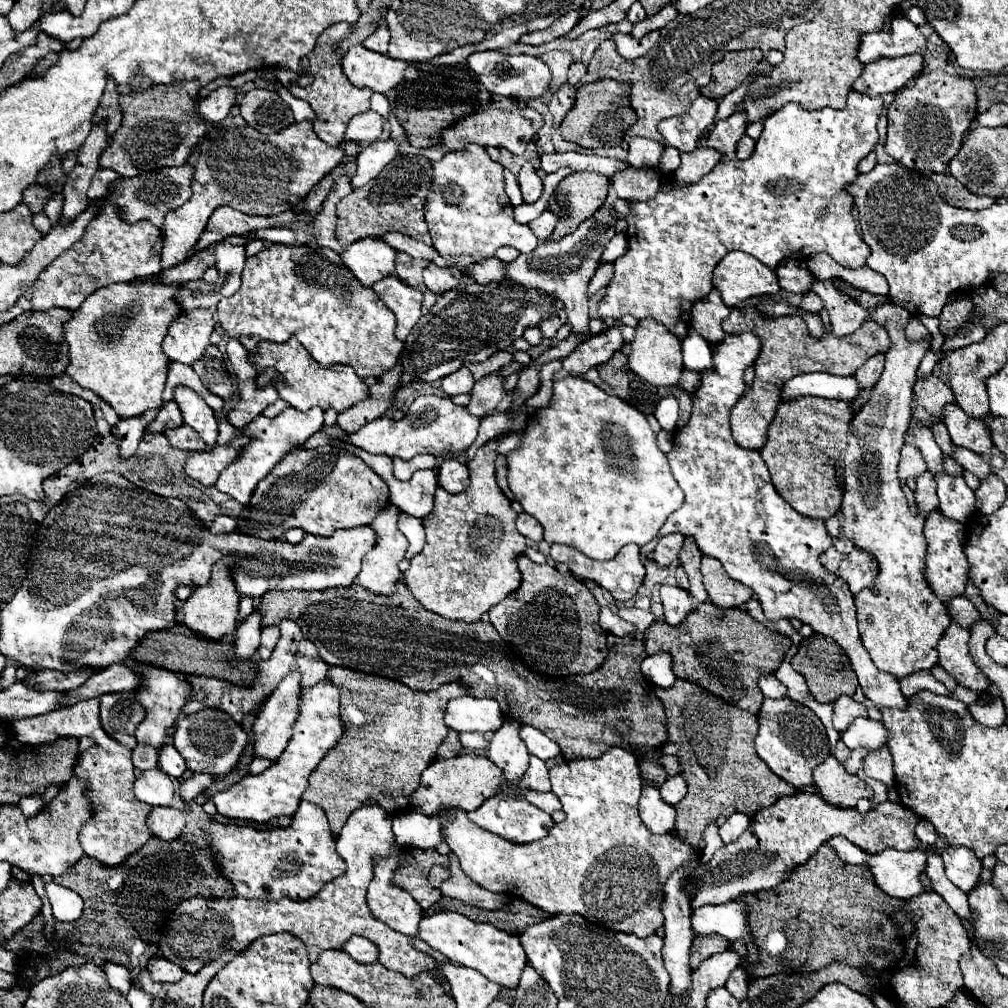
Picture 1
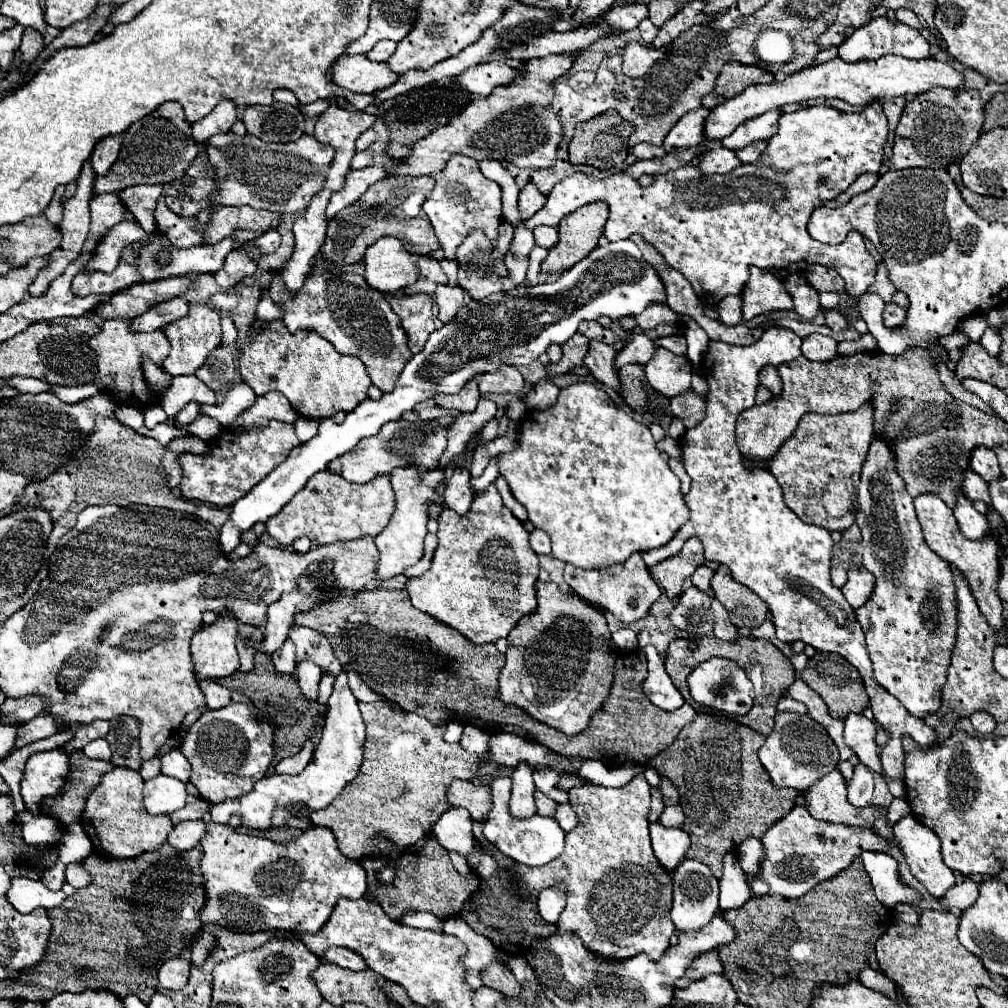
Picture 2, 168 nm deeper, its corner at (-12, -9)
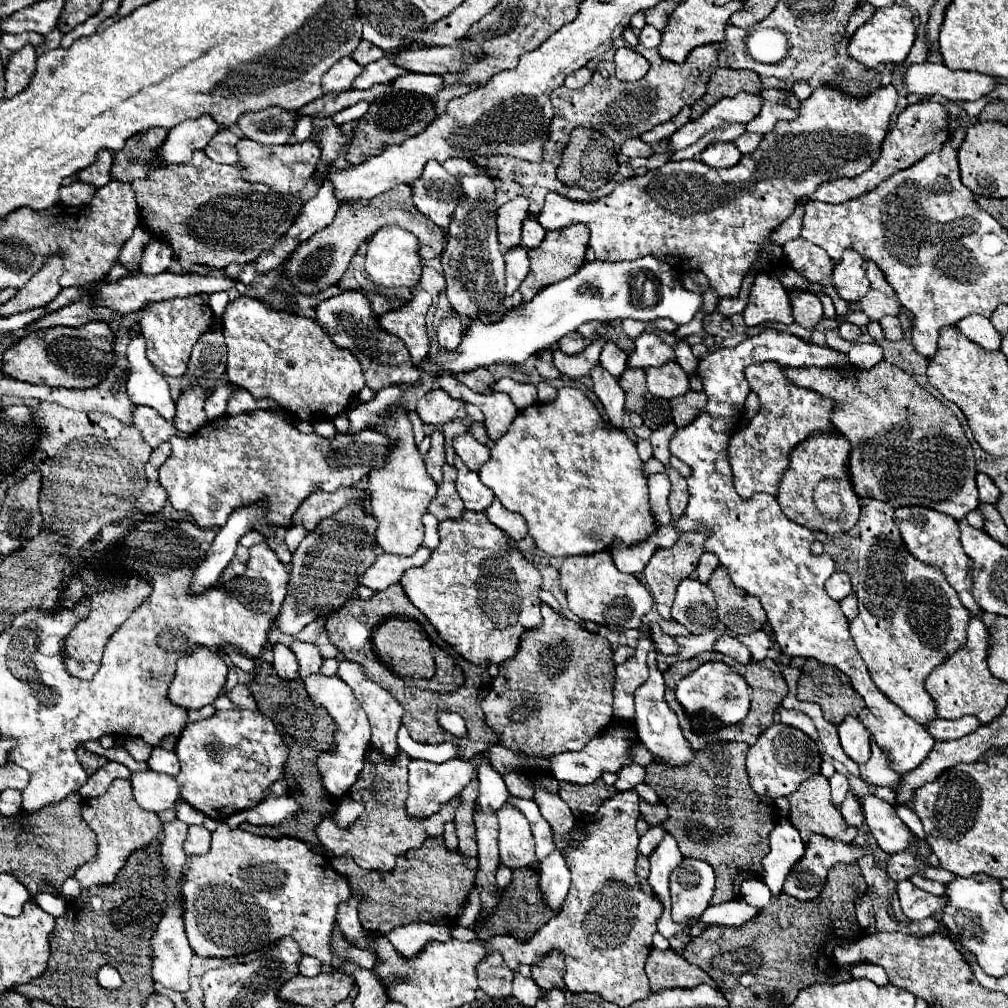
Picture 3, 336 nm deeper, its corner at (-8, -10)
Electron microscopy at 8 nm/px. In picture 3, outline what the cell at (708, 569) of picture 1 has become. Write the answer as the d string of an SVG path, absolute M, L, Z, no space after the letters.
M719 565L711 579L709 589L715 593L719 621L733 633L753 633L759 631L765 623L765 611L757 597L751 597L747 591L737 589L727 575L727 569Z

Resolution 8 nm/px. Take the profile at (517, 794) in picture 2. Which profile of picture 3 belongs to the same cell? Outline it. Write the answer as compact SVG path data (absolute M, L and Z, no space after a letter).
M505 803L497 811L497 819L501 863L511 869L531 865L535 859L535 845L527 817L515 805Z

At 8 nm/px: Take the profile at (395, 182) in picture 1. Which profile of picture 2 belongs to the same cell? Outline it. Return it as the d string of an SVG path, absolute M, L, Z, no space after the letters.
M421 176L421 178L383 178L381 182L375 182L355 204L347 206L337 214L329 226L327 226L327 236L321 246L321 256L327 262L337 262L337 264L357 264L363 260L365 250L379 238L383 236L395 236L403 242L405 250L417 256L429 256L439 248L437 236L433 232L433 226L429 218L425 218L425 212L421 210L415 216L409 216L403 208L403 202L407 204L417 204L421 206L425 198L429 198L433 190L433 178Z

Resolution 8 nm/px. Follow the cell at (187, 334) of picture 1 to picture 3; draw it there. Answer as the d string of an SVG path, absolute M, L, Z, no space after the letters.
M199 295L191 297L177 297L177 299L167 299L161 303L147 303L143 307L143 315L139 319L141 325L141 335L147 341L147 357L149 361L165 375L169 377L179 377L185 375L187 371L187 361L191 357L191 349L197 343L201 335L211 331L211 325L215 321L215 315L207 301Z

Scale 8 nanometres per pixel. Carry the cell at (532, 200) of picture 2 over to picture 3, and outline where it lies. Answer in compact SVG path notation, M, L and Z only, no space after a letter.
M519 195L497 209L497 233L499 243L507 249L521 243L521 225L529 217L529 201L525 195Z

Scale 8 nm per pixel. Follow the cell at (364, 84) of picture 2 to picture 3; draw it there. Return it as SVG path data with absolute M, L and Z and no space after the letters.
M353 57L339 59L327 73L325 79L321 81L323 93L337 93L337 91L347 91L353 87L353 81L361 75L363 67L353 61Z

